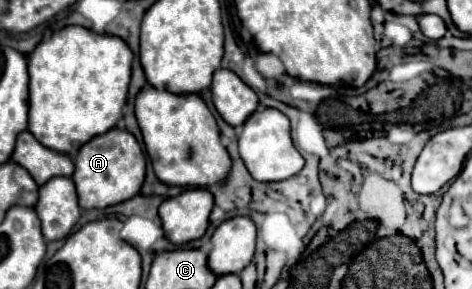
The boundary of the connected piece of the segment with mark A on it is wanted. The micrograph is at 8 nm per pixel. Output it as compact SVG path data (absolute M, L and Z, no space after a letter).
M112 128L84 144L74 158L74 166L72 180L78 190L78 204L84 210L106 208L130 200L140 192L146 174L146 158L138 140L128 130L120 128Z

